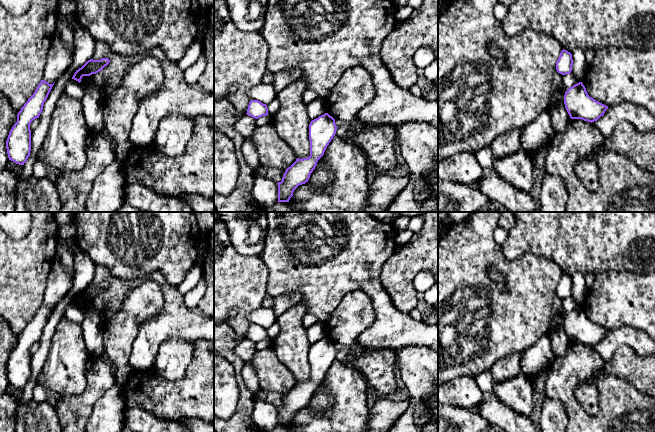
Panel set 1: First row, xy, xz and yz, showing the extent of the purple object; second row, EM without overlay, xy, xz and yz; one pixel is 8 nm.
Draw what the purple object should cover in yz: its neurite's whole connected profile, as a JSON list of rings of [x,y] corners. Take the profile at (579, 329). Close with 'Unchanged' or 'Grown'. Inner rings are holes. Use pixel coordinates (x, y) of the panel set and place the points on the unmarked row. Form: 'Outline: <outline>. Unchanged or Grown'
Outline: [[[582,306],[565,316],[564,328],[571,343],[582,343],[591,347],[597,345],[608,333],[608,330],[588,319]]]. Unchanged

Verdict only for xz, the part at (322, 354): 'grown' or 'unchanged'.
unchanged

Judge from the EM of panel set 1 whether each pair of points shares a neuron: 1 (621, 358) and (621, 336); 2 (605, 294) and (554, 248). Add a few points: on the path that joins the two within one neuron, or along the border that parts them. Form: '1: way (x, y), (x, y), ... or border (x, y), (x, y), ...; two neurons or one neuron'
1: border (643, 356), (621, 346), (607, 362); two neurons
2: border (618, 271), (603, 271), (595, 276); two neurons

